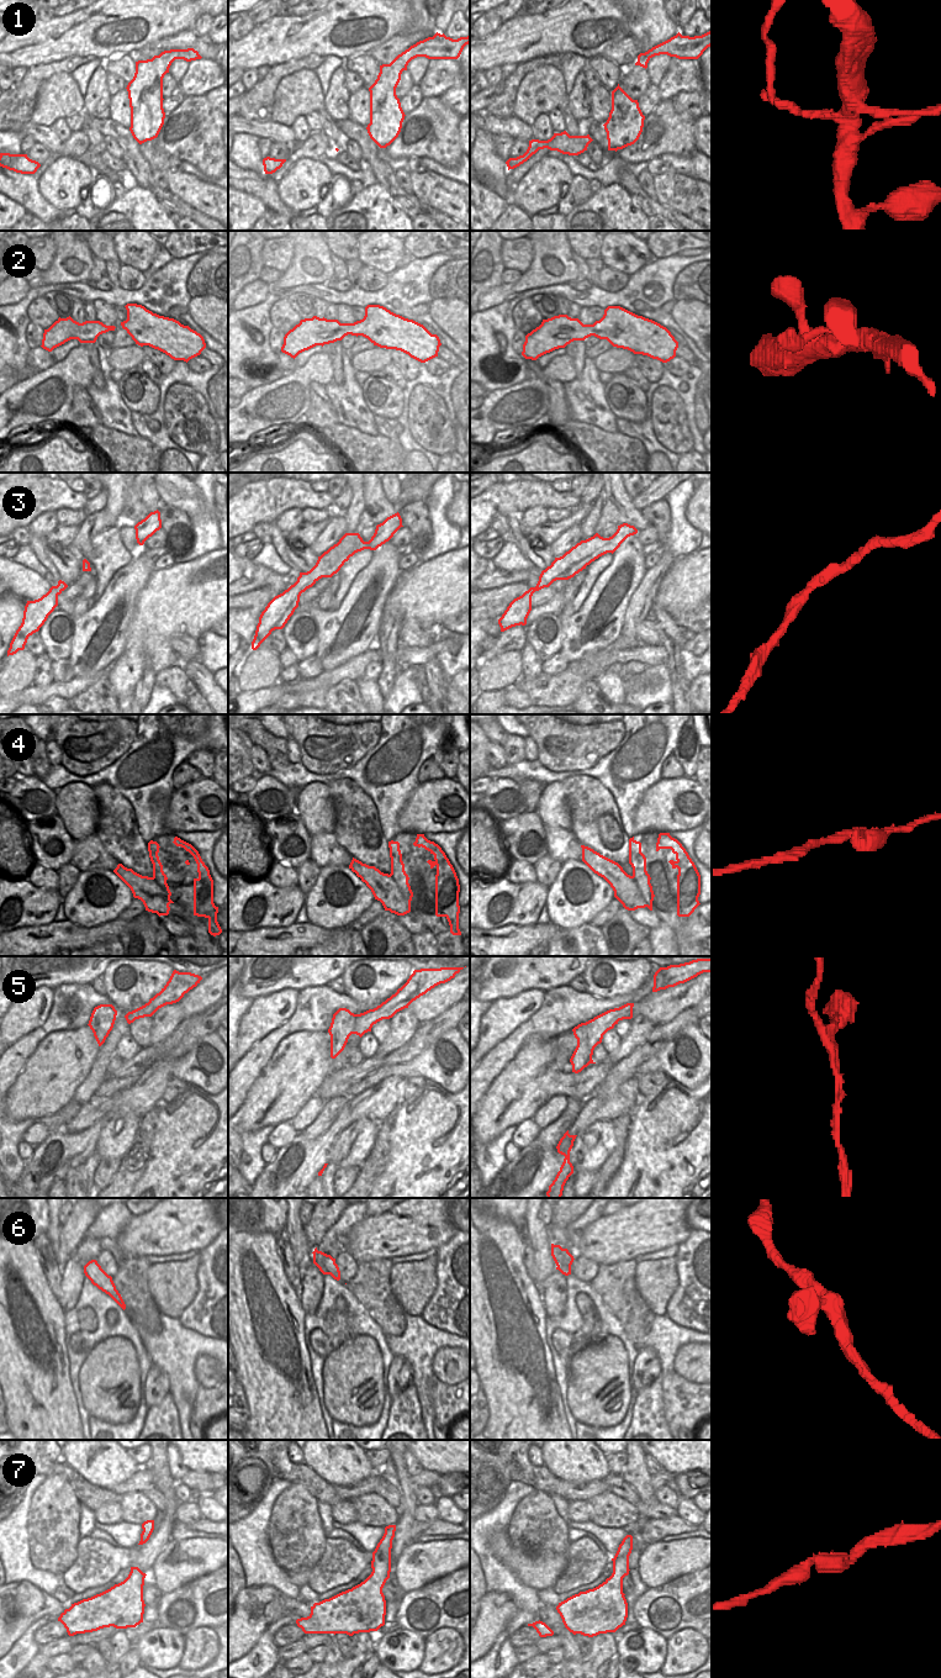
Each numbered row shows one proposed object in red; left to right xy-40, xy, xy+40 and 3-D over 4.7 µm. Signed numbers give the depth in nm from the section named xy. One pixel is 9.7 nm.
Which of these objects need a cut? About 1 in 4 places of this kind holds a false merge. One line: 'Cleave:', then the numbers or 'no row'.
Cleave: 4, 5

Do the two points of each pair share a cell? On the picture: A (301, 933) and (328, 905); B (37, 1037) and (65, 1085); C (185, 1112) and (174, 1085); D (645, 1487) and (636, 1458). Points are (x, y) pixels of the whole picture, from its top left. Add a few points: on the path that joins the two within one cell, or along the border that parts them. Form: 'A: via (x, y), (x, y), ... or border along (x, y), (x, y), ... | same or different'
A: border along (308, 921), (317, 925), (337, 927), (339, 929) | different
B: border along (67, 1030), (51, 1032), (40, 1043), (24, 1066) | different
C: border along (188, 1083), (170, 1101), (162, 1102) | different
D: via (640, 1479), (636, 1476), (636, 1466) | same

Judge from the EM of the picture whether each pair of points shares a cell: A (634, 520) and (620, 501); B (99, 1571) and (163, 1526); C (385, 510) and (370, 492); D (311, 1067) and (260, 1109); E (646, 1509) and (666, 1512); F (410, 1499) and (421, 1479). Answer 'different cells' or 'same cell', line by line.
A: same cell
B: same cell
C: same cell
D: same cell
E: same cell
F: different cells

